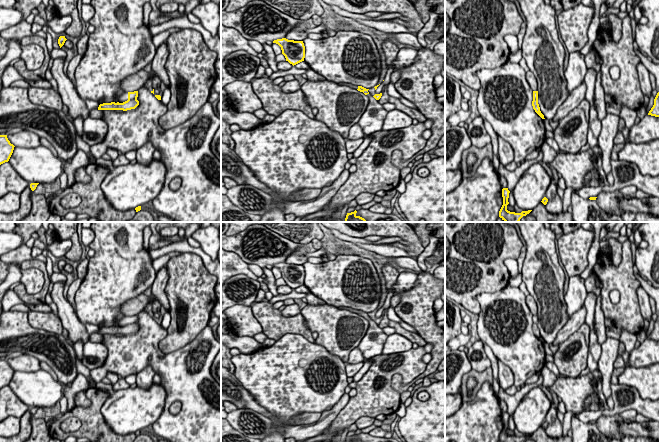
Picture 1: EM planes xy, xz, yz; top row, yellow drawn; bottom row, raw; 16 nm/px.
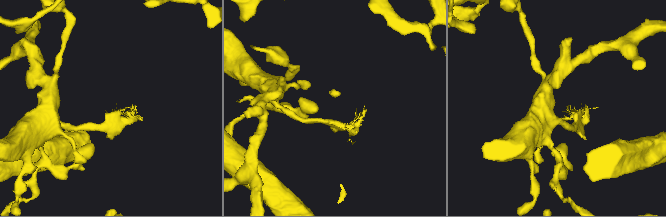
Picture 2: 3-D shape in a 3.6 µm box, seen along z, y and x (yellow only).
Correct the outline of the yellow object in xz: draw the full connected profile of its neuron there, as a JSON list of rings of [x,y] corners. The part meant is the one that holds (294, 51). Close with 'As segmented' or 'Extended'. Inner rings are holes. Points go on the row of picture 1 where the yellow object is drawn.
[[[286,38],[274,40],[273,43],[281,47],[282,54],[293,66],[304,61],[305,46],[303,41],[288,40]]]. As segmented

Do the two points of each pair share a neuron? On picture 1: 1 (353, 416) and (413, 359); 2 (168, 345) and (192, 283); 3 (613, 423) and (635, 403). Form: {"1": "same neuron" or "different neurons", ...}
{"1": "same neuron", "2": "same neuron", "3": "different neurons"}

